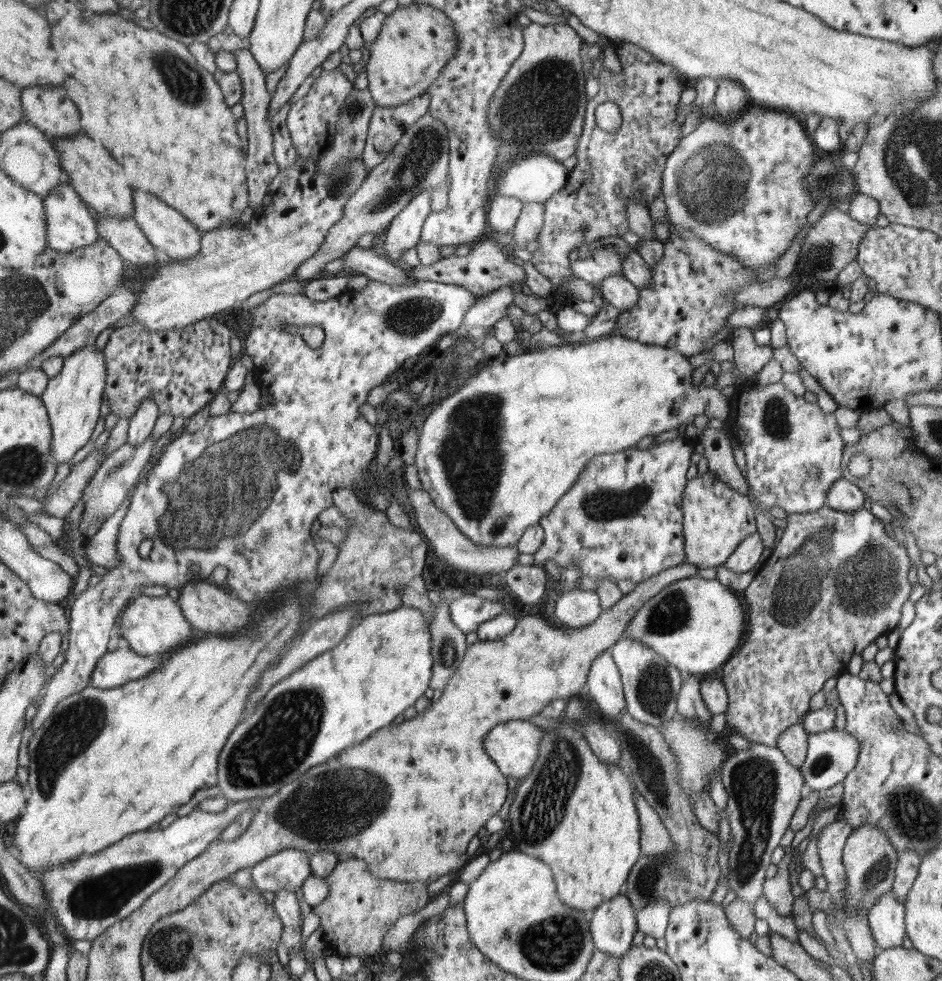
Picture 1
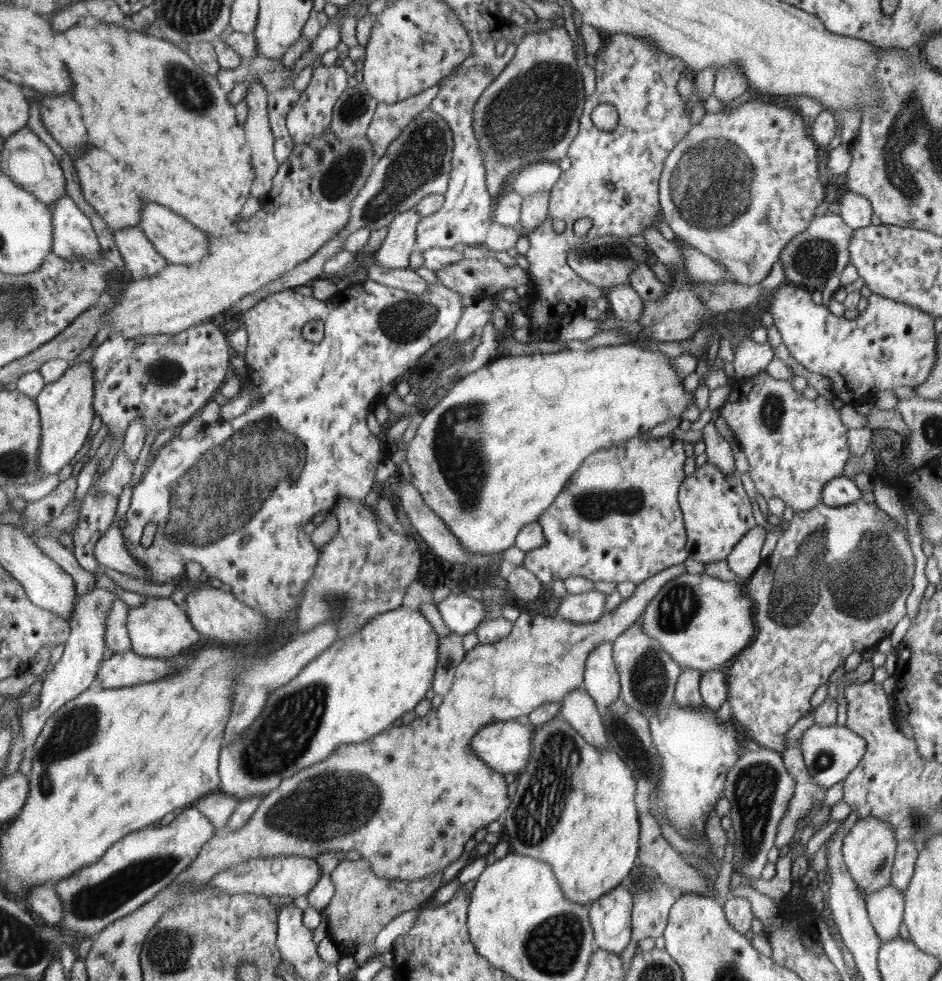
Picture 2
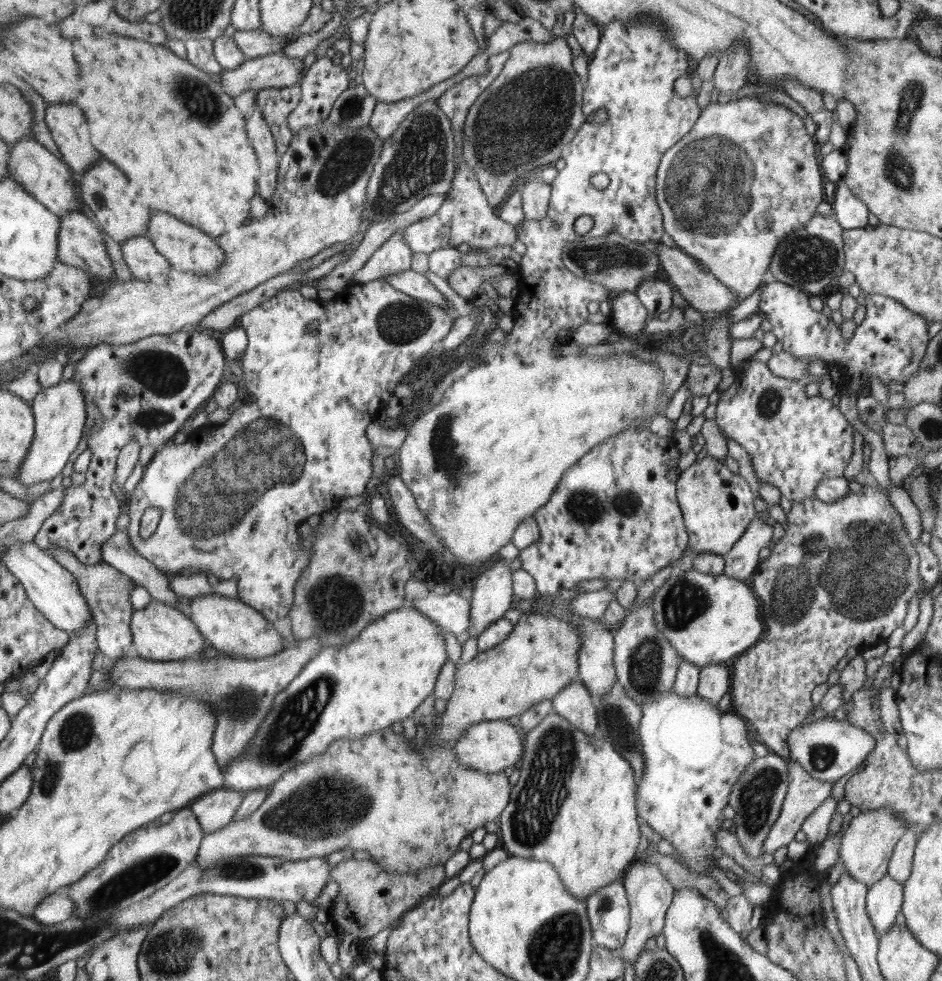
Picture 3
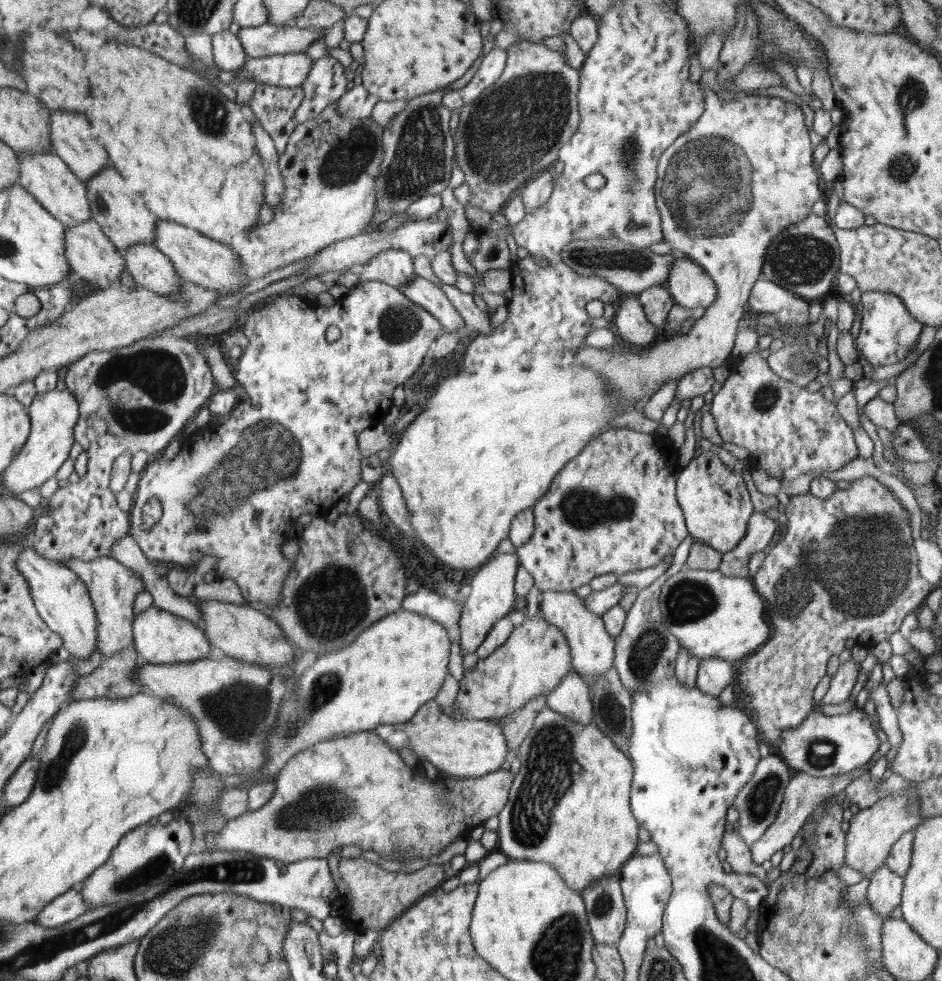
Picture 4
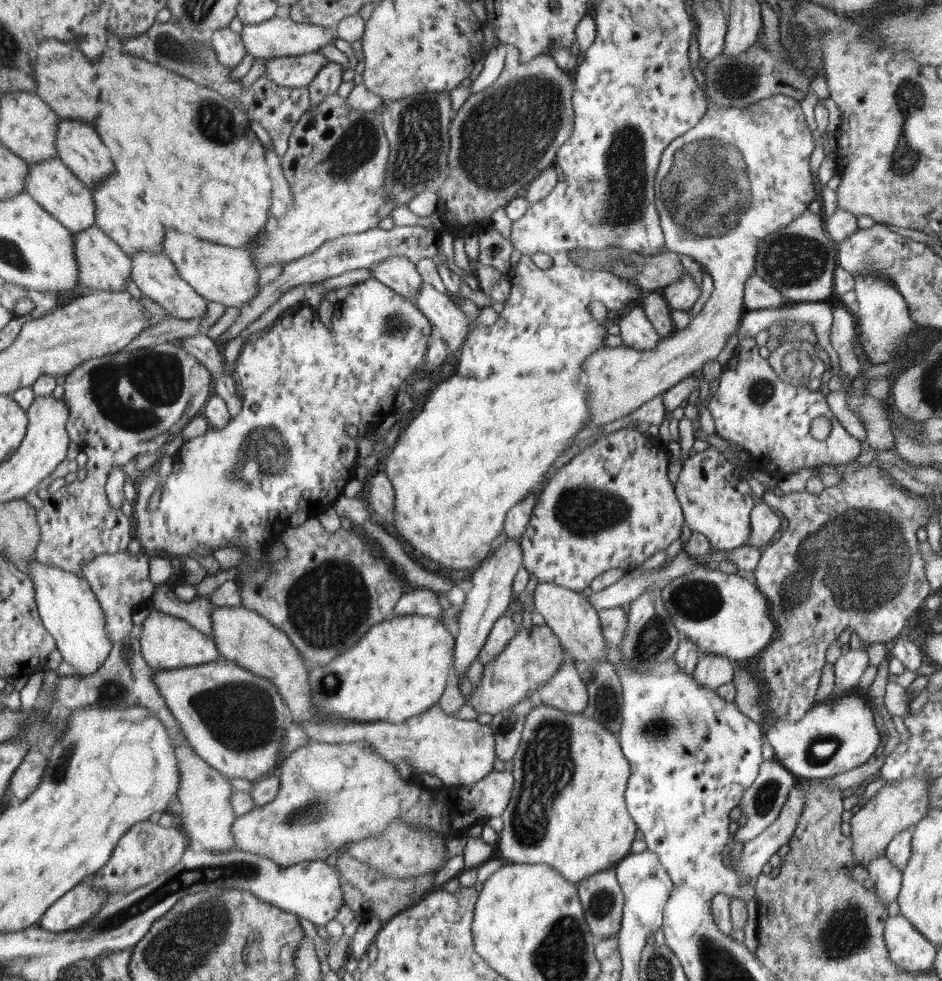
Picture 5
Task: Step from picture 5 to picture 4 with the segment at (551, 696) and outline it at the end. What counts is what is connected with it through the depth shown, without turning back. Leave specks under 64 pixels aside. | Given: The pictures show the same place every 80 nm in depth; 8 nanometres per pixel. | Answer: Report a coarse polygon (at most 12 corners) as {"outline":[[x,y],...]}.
{"outline":[[571,670],[546,694],[547,707],[592,723],[588,682]]}

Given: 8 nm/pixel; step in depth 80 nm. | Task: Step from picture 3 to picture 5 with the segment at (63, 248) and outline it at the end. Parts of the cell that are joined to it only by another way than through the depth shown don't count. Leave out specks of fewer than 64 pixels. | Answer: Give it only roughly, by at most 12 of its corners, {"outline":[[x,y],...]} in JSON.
{"outline":[[96,224],[74,234],[79,283],[124,291],[132,262]]}

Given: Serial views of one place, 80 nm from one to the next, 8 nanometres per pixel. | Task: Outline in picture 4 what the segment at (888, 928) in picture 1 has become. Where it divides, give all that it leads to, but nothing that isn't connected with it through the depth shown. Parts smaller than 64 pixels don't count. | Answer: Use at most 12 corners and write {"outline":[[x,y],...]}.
{"outline":[[875,870],[867,902],[886,921],[901,904],[903,877]]}

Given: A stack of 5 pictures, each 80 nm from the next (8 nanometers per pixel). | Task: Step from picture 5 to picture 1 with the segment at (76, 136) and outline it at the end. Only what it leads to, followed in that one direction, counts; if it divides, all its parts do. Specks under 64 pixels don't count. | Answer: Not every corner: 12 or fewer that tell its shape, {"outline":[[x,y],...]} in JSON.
{"outline":[[22,88],[24,118],[72,137],[80,114],[62,88]]}

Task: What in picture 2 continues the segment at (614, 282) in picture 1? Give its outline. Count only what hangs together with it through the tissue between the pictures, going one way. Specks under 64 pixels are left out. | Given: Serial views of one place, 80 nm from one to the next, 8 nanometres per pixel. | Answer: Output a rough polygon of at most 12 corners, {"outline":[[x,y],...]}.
{"outline":[[631,283],[608,290],[610,310],[626,322],[638,321],[641,296]]}

